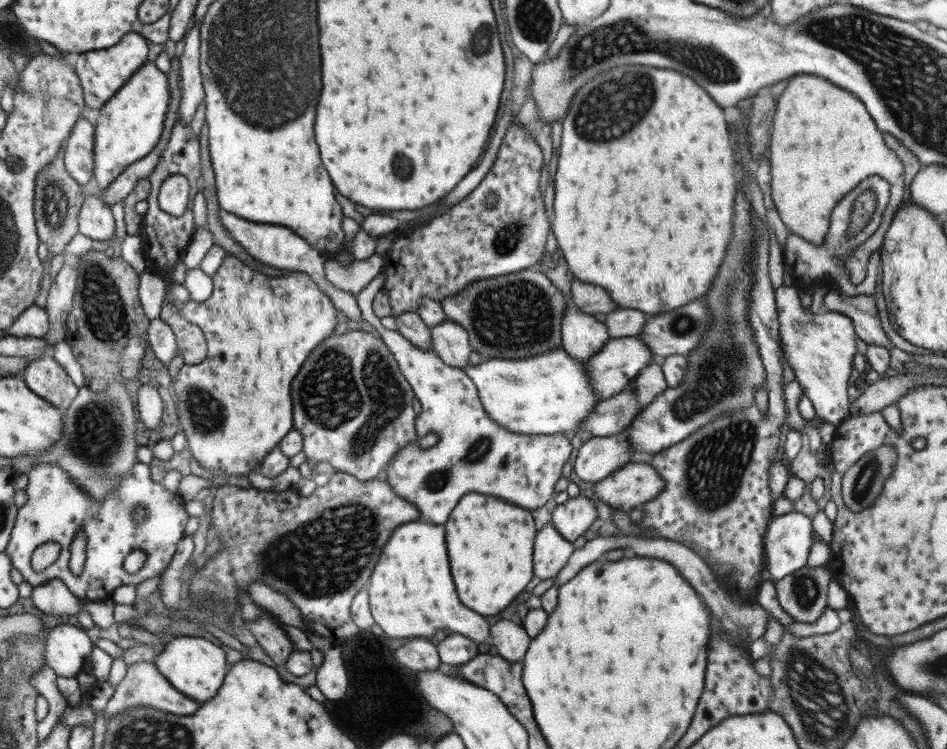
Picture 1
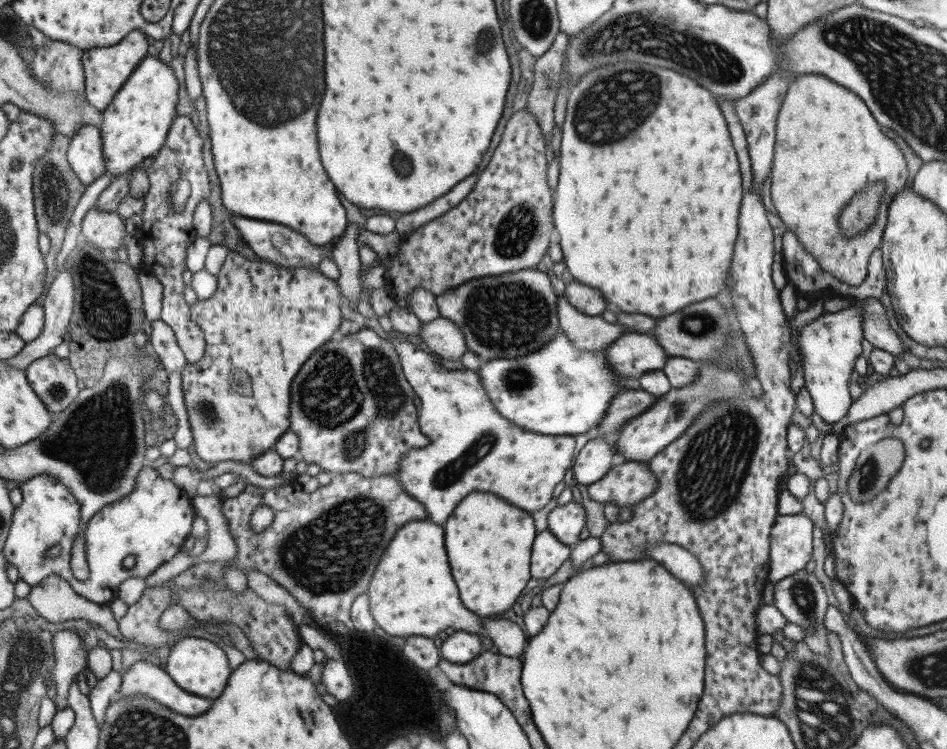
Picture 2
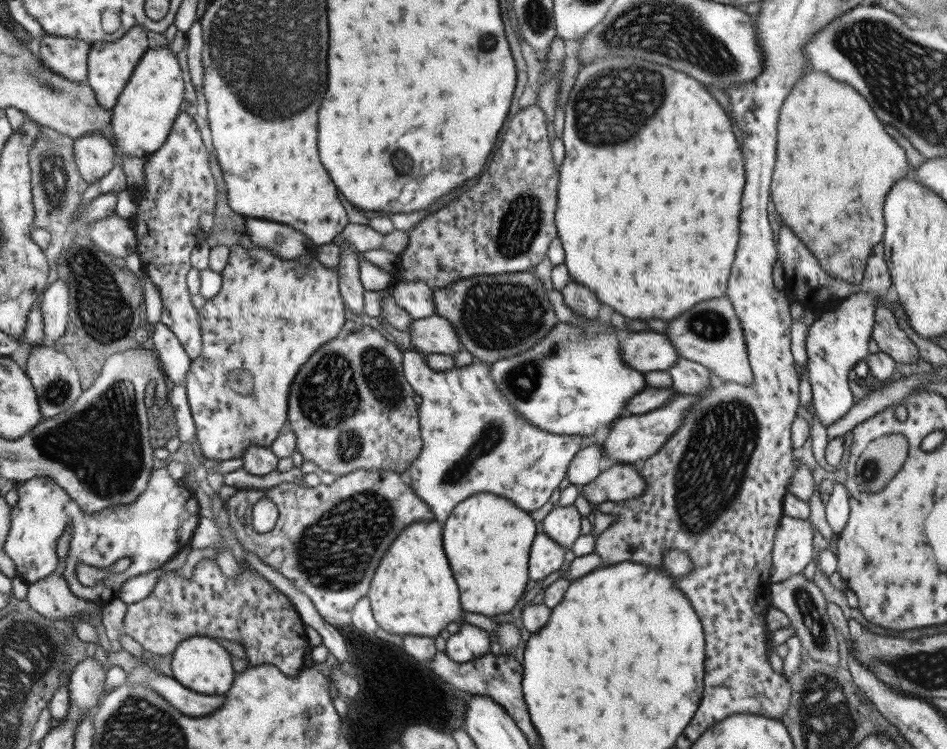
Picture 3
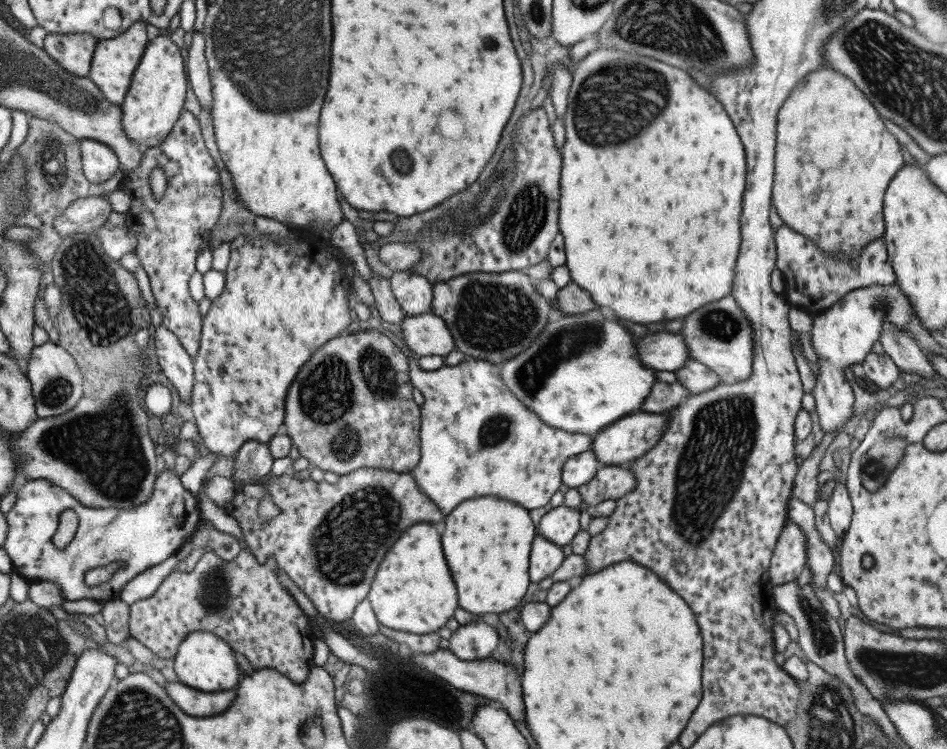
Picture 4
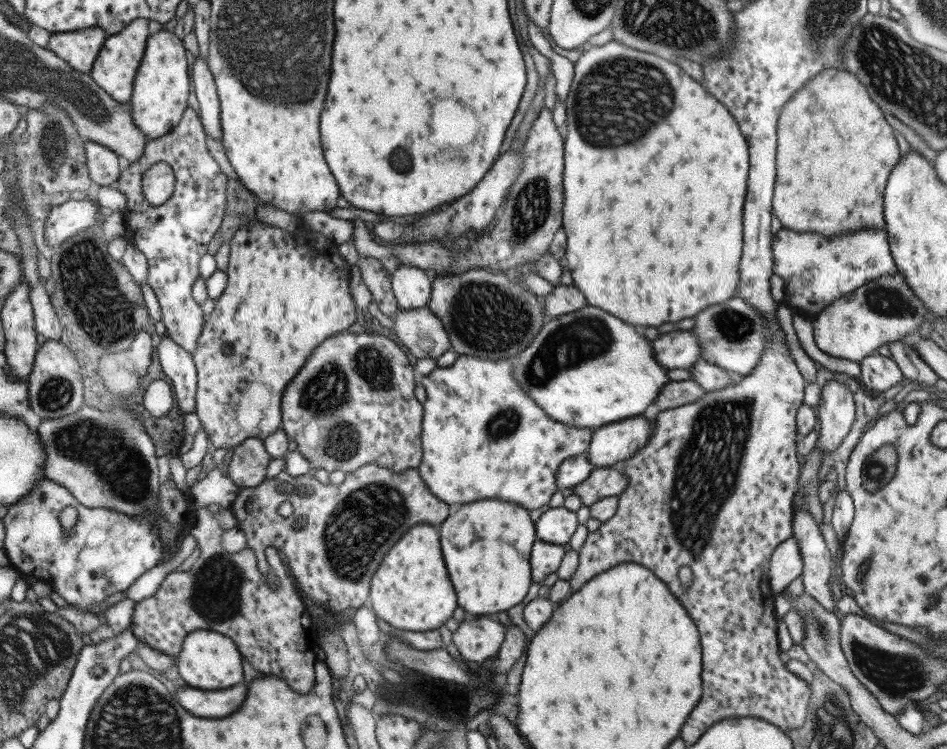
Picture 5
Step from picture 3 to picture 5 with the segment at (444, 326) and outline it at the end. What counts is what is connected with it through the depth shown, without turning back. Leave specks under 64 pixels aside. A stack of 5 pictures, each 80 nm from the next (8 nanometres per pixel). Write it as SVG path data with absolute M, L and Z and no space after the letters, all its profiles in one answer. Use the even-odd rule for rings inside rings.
M427 308L398 309L393 316L393 333L415 358L436 359L451 350L442 322ZM418 340L429 340L429 348L421 348Z

